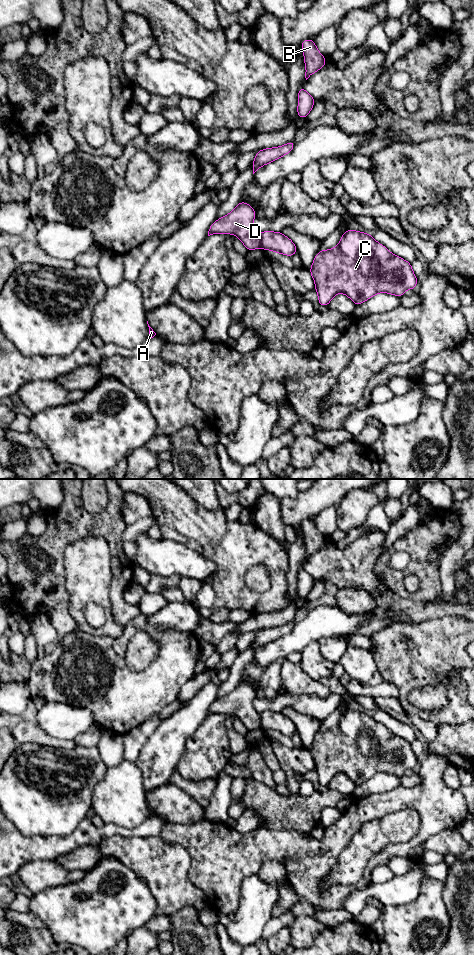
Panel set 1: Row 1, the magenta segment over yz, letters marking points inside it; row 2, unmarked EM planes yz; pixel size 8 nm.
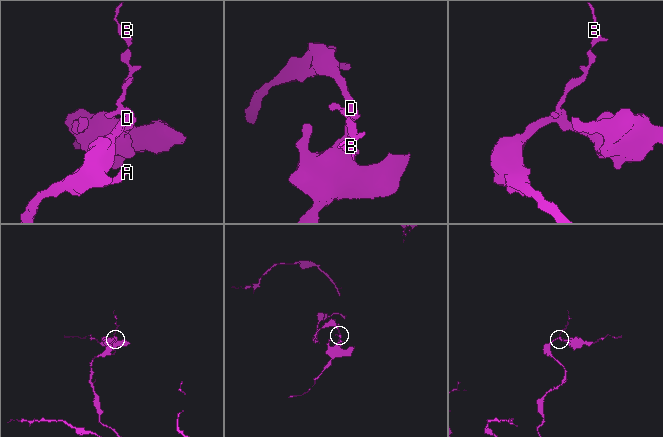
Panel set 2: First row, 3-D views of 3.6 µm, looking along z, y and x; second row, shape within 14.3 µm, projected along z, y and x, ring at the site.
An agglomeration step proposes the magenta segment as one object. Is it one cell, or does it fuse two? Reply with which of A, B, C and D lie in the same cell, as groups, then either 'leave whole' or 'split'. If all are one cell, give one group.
A B D / C | split

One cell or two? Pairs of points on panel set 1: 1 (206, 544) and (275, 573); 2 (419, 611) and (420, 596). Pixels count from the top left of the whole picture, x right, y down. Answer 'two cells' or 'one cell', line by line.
1: one cell
2: two cells

